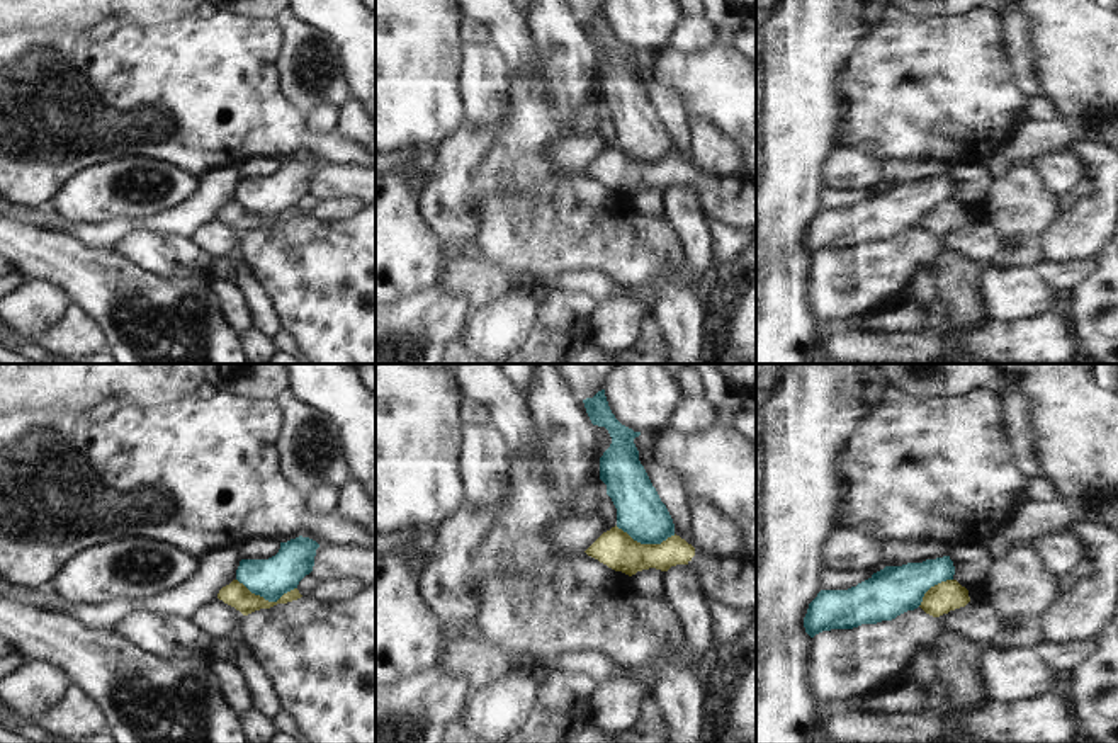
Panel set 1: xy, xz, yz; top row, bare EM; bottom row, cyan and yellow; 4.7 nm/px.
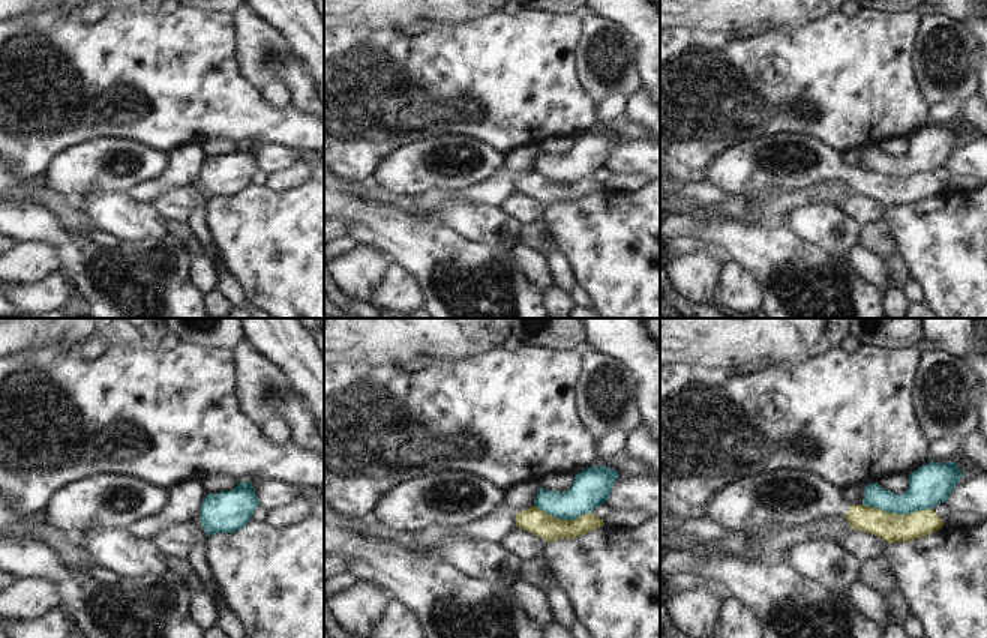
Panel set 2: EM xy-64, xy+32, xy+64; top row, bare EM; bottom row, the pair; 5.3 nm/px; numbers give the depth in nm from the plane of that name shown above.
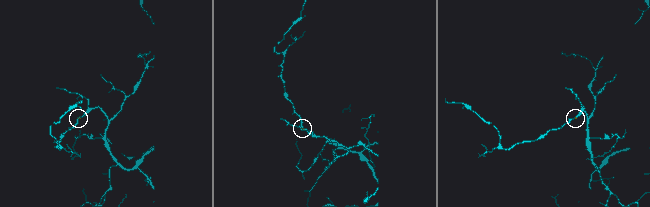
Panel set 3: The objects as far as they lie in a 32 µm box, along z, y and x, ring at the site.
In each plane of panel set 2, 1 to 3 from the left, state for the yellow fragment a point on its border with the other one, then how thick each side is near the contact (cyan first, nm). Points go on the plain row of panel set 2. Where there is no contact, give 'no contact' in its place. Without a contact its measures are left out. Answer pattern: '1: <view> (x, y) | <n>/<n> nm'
1: no contact
2: xy+32 (563, 182) | 200/140 nm
3: xy+64 (897, 176) | 220/160 nm

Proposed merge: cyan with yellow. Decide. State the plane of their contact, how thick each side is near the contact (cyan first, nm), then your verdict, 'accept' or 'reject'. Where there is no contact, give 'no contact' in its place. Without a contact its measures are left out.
contact in xy; calibres 190 and 120 nm; reject

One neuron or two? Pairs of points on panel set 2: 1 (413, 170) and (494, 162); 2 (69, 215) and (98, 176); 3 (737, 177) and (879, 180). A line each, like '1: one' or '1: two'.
1: one
2: two
3: one

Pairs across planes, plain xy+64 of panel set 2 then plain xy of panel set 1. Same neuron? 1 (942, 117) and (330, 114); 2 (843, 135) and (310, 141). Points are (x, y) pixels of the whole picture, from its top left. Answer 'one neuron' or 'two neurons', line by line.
1: one neuron
2: one neuron

